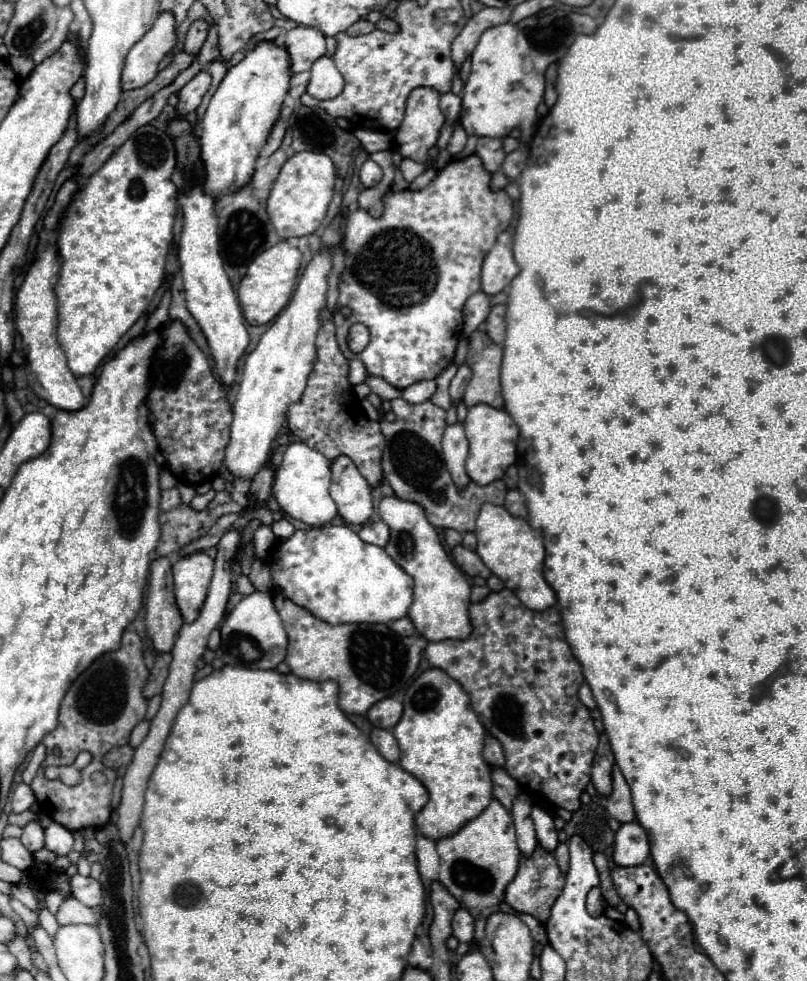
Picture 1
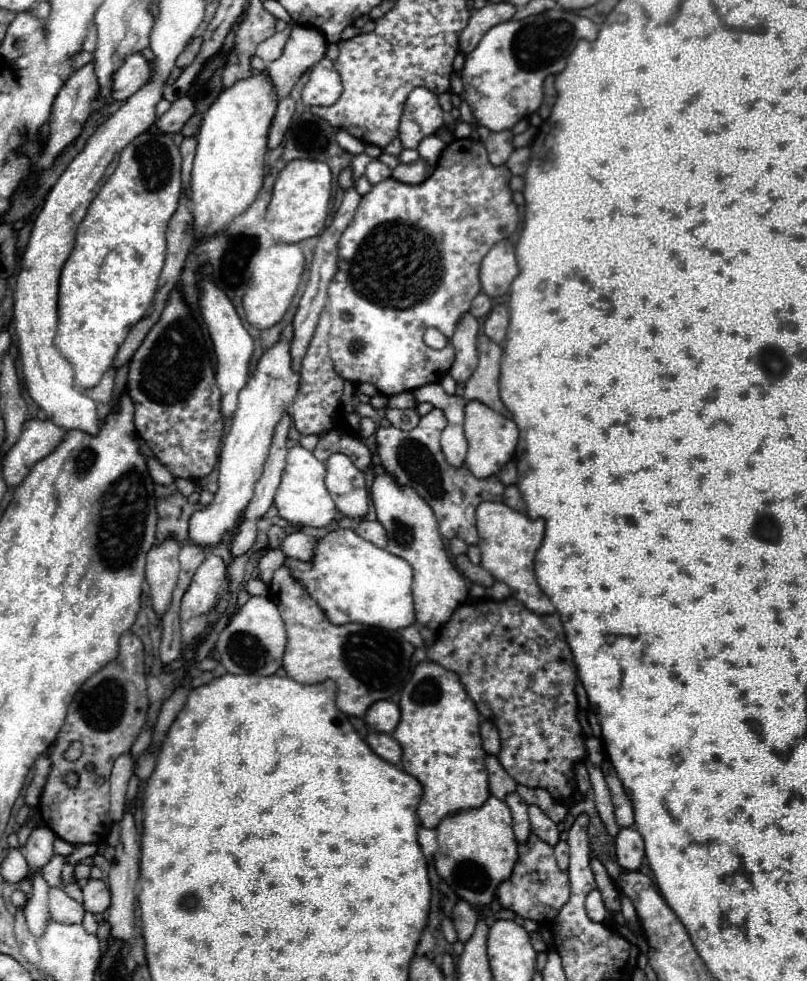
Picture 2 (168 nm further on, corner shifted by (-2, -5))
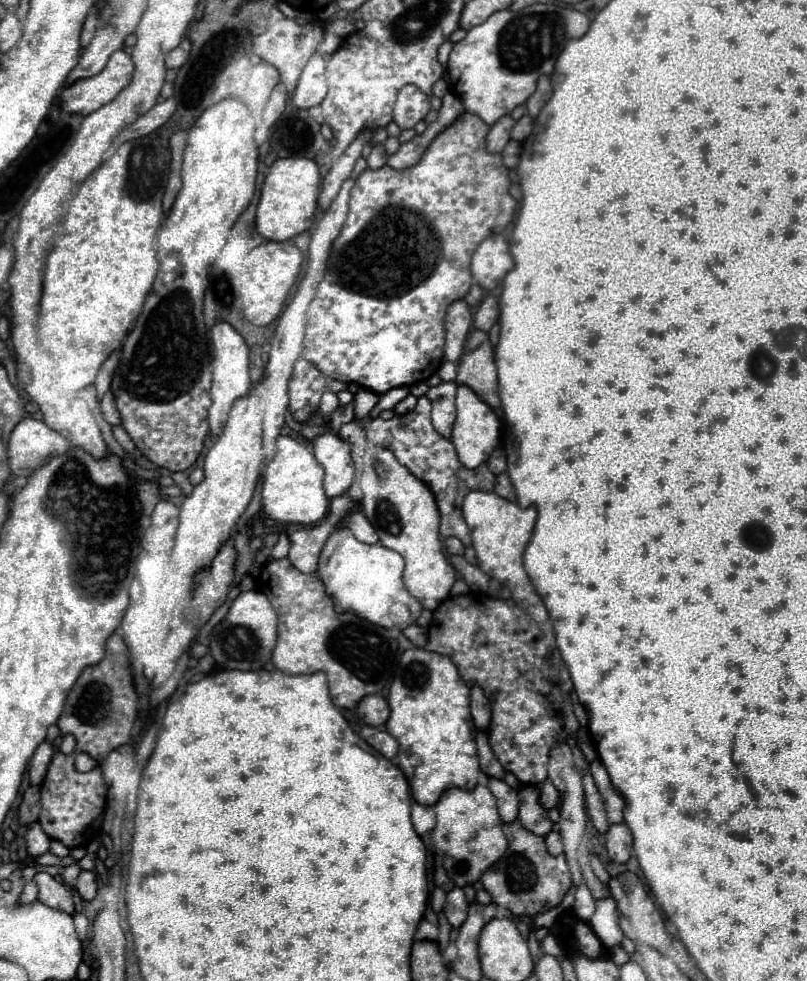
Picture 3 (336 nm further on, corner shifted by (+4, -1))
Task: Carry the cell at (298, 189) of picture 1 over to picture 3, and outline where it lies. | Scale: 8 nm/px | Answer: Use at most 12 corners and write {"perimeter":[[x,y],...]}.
{"perimeter":[[307,157],[277,159],[257,231],[289,241],[315,221],[321,175]]}

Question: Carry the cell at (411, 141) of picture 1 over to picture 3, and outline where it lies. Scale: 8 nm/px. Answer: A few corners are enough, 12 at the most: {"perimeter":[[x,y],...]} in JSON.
{"perimeter":[[415,85],[397,95],[393,121],[413,129],[431,109],[431,97]]}

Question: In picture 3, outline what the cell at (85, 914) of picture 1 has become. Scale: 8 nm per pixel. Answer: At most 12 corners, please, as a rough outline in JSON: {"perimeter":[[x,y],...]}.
{"perimeter":[[37,873],[39,901],[67,915],[75,913],[71,891],[47,873]]}

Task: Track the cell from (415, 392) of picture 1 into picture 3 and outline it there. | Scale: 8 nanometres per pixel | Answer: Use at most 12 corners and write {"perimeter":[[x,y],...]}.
{"perimeter":[[457,383],[427,391],[435,431],[451,439]]}

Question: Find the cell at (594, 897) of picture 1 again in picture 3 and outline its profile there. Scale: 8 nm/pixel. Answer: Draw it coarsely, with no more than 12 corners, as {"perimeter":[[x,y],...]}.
{"perimeter":[[587,885],[575,893],[573,913],[589,921],[595,913],[595,899]]}

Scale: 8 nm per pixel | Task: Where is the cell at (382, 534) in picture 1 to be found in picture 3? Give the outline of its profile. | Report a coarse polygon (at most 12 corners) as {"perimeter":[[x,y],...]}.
{"perimeter":[[363,513],[351,515],[347,527],[363,543],[379,541]]}

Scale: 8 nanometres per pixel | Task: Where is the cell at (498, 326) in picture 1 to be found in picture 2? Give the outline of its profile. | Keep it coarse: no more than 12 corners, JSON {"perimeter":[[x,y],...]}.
{"perimeter":[[495,305],[485,319],[483,331],[501,343],[509,325],[505,305]]}

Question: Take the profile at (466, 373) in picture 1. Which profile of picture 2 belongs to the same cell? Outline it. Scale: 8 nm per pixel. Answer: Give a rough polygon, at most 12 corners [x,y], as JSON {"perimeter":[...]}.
{"perimeter":[[465,313],[451,337],[449,373],[465,383],[477,367],[479,321]]}

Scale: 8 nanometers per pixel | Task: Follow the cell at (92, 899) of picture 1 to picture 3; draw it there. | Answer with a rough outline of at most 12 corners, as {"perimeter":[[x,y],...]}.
{"perimeter":[[81,871],[77,891],[85,901],[97,895],[97,877],[93,871]]}

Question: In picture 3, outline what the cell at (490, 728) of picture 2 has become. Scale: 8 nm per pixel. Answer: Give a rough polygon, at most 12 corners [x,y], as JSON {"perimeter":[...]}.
{"perimeter":[[471,687],[471,717],[487,731],[491,703],[479,687]]}

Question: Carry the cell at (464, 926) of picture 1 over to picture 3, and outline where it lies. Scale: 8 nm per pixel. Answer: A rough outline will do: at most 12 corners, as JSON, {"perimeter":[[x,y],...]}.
{"perimeter":[[463,889],[447,893],[443,913],[459,929],[467,919],[469,903]]}

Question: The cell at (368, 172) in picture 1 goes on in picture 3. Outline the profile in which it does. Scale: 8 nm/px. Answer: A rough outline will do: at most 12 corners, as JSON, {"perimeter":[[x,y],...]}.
{"perimeter":[[375,145],[367,157],[369,169],[387,163],[383,145]]}

